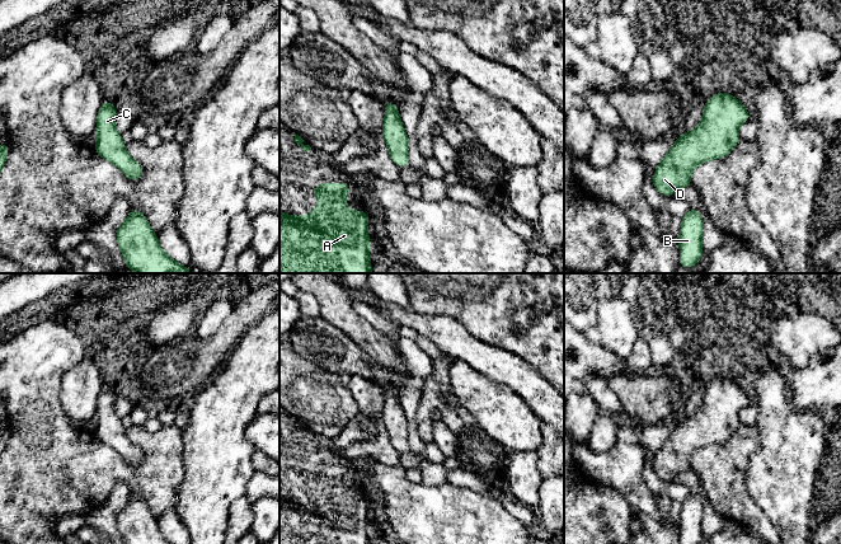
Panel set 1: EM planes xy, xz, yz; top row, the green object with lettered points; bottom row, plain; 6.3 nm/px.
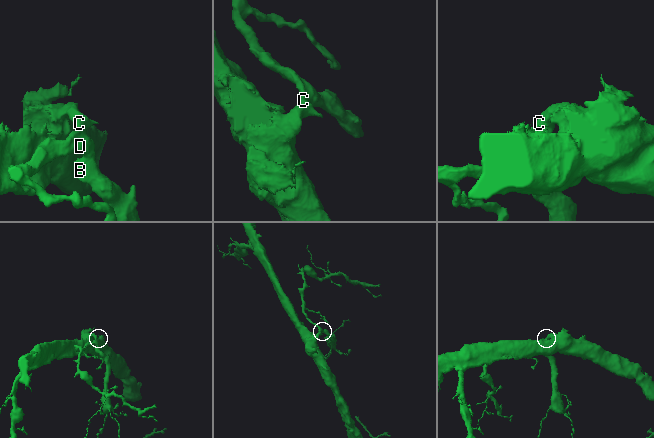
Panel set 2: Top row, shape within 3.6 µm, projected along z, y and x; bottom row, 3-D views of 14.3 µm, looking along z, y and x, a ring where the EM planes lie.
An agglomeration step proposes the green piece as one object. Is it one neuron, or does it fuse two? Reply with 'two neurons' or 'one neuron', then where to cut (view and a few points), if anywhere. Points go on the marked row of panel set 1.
one neuron | no cut

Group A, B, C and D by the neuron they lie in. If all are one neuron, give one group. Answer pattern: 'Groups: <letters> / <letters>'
Groups: A B C D

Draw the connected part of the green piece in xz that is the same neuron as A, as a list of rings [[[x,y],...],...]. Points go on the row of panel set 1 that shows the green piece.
[[[324,180],[310,196],[319,197],[319,205],[307,216],[290,216],[279,212],[279,273],[372,273],[368,239],[367,211],[344,207],[344,198],[351,193],[347,182],[330,186]]]

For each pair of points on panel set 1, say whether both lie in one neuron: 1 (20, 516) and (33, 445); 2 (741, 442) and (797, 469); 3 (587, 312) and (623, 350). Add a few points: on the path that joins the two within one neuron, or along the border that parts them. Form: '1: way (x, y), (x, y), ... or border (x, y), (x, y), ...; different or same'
1: way (20, 498), (33, 484), (33, 463); same
2: border (756, 425), (759, 449), (748, 462), (746, 478); different
3: border (612, 296), (598, 301), (596, 326); different

